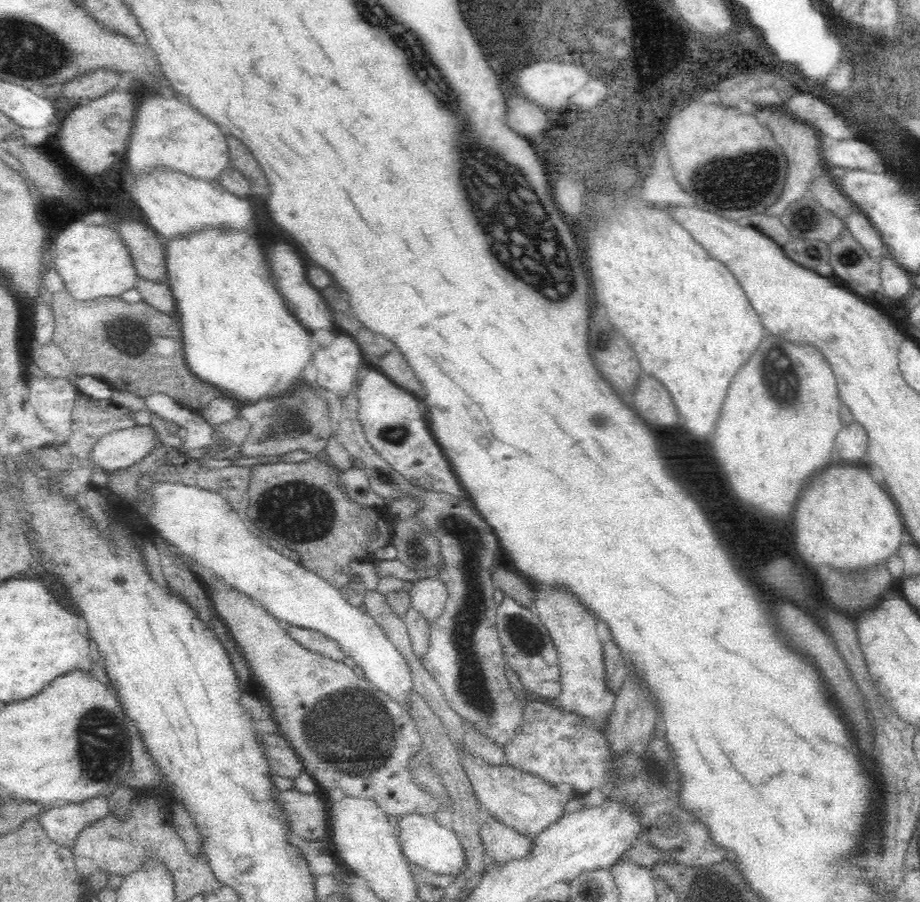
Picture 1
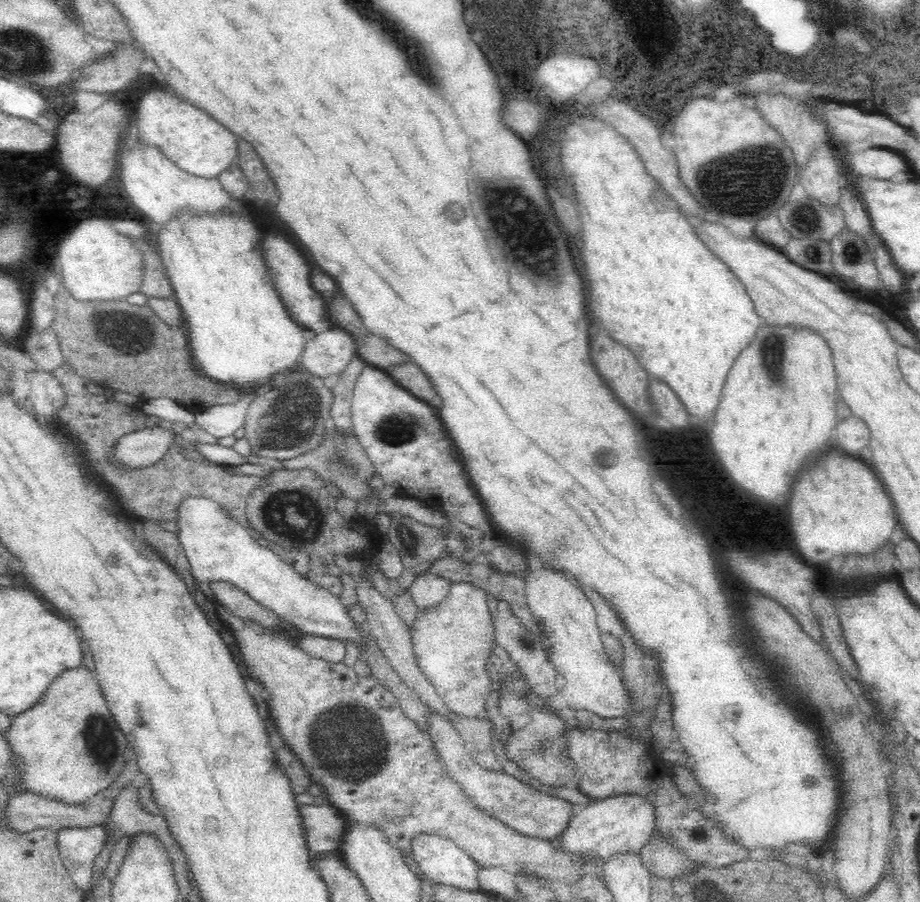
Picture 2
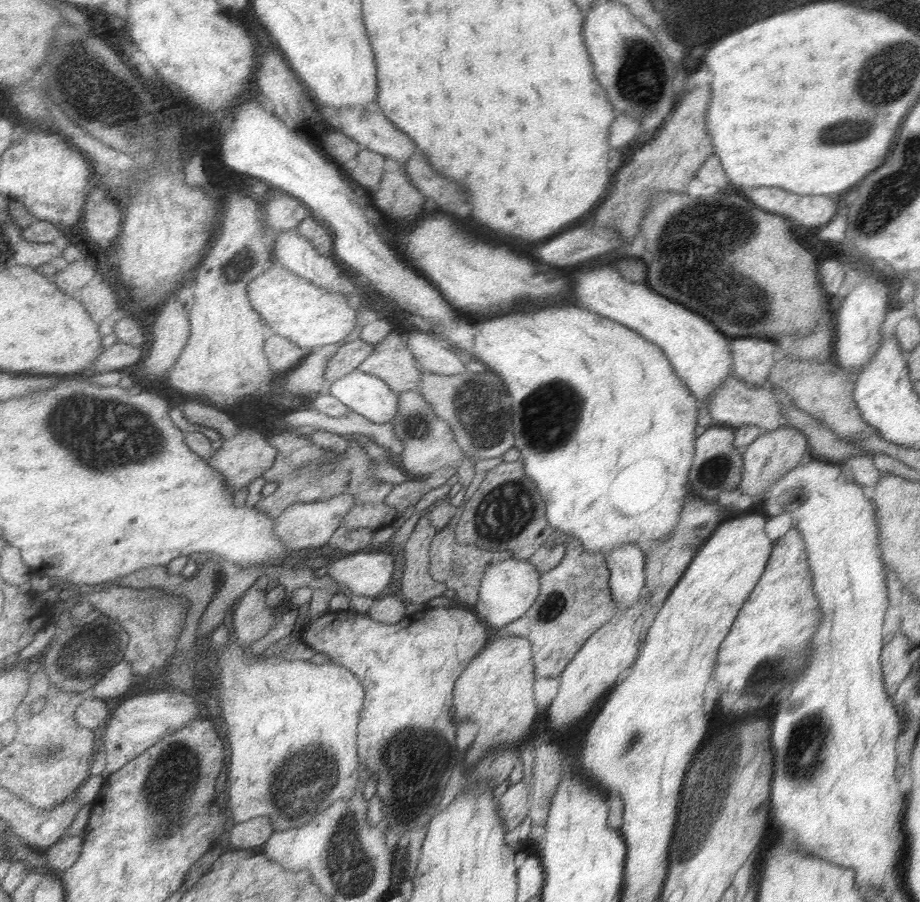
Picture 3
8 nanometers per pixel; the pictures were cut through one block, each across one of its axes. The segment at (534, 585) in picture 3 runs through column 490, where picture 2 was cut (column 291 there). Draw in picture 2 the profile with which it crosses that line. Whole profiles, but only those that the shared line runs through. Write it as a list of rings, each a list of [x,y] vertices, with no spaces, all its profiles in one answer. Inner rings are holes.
[[[202,498],[186,500],[180,510],[178,528],[178,538],[188,556],[194,590],[200,590],[202,584],[228,582],[242,592],[248,592],[256,602],[282,616],[286,624],[302,630],[306,636],[320,636],[342,642],[344,638],[358,640],[352,628],[354,620],[344,612],[340,598],[314,588],[310,578],[296,576],[290,566],[276,558],[274,552],[254,544],[252,534],[246,532],[238,522],[230,520],[218,504]]]

